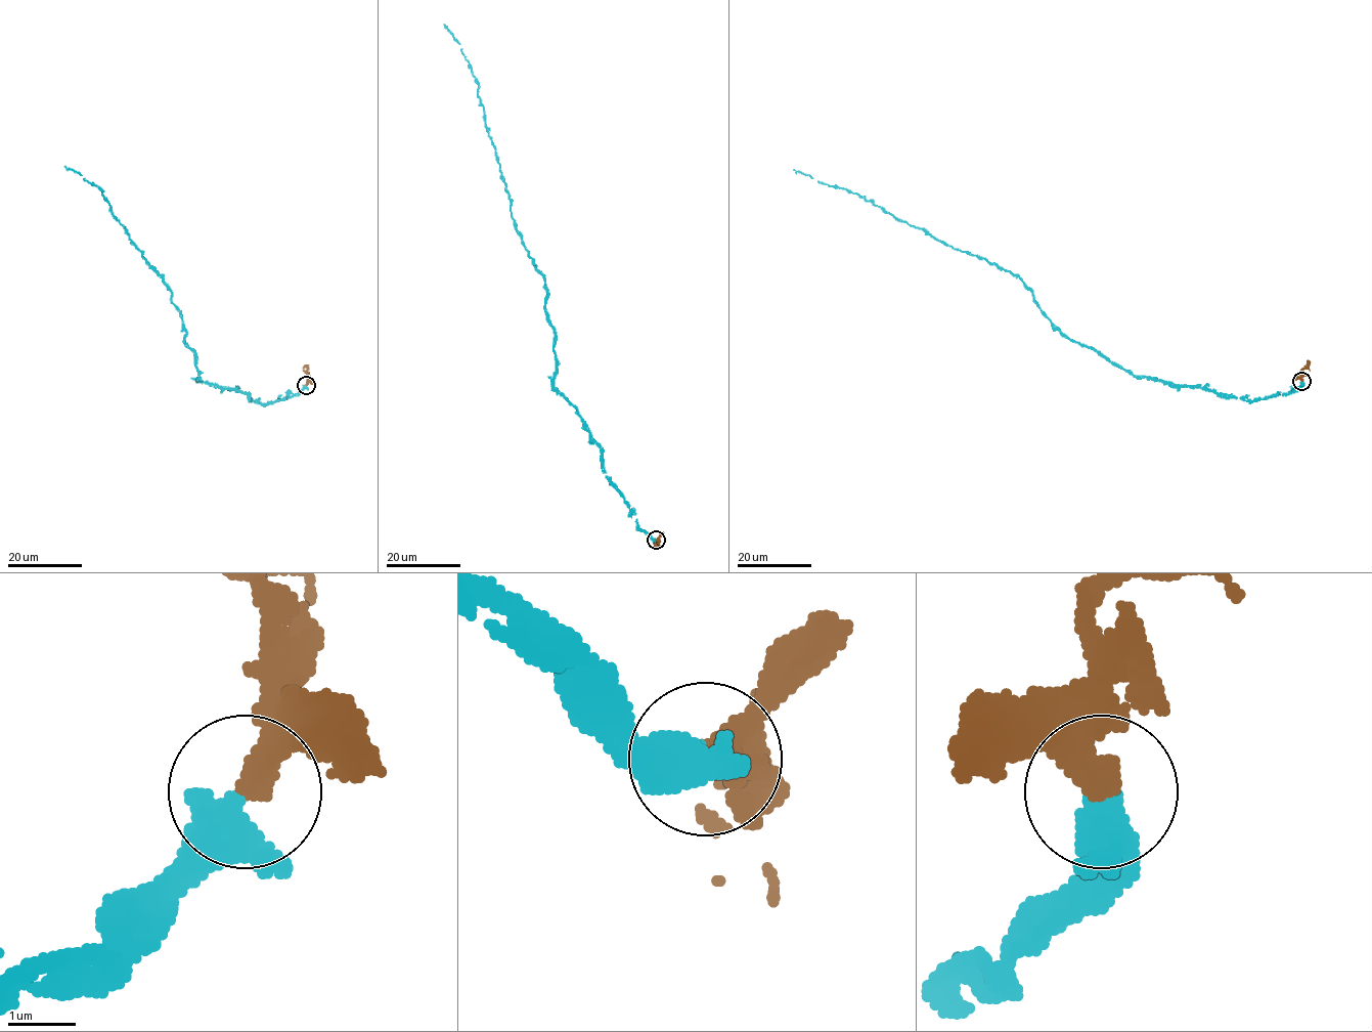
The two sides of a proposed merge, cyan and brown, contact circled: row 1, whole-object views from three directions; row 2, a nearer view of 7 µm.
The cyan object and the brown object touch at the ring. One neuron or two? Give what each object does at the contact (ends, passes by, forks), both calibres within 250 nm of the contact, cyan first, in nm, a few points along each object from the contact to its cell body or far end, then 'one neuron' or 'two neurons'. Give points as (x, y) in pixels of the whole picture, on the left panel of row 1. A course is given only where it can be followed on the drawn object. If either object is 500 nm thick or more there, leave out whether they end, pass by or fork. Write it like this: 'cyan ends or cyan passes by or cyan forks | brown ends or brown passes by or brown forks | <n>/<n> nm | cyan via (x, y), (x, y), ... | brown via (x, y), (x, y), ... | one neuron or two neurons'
cyan passes by | brown ends | 420/440 nm | cyan via (306, 385), (289, 397), (257, 403), (235, 389), (201, 383), (172, 290), (117, 220), (102, 190), (64, 166) | brown via (306, 385), (308, 364) | one neuron

